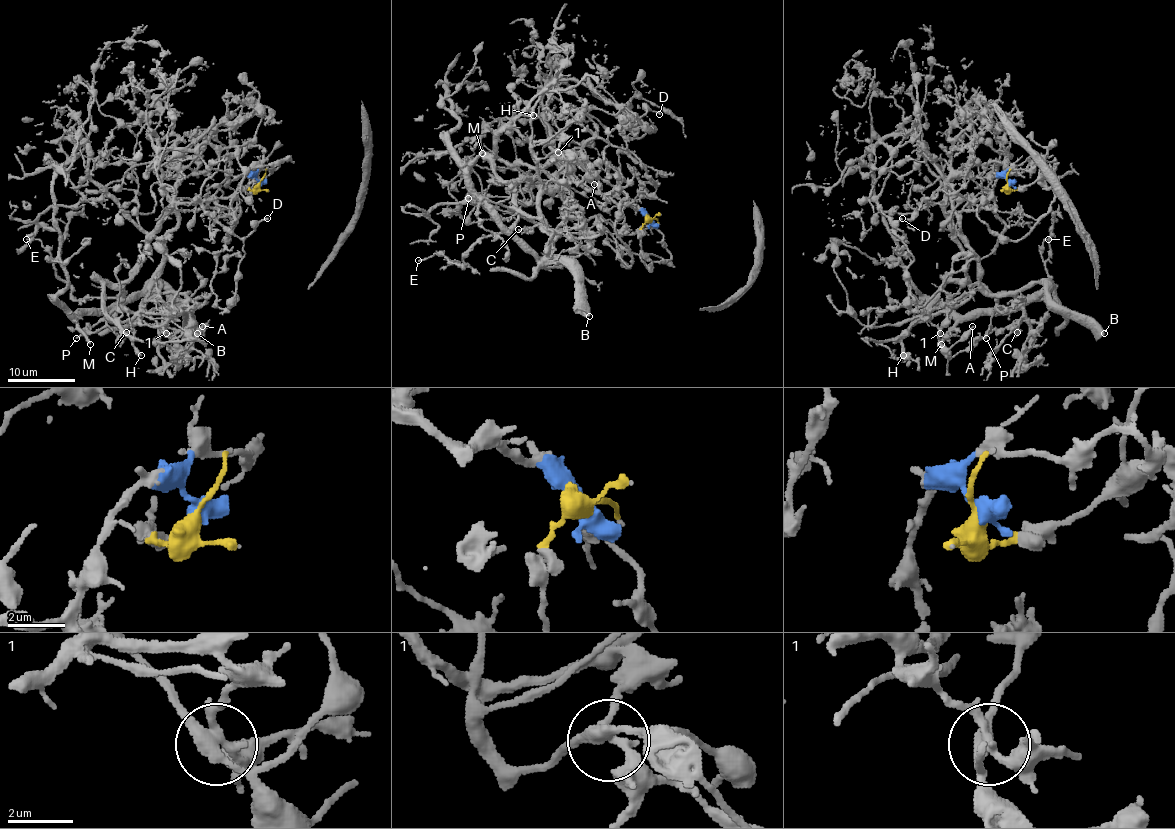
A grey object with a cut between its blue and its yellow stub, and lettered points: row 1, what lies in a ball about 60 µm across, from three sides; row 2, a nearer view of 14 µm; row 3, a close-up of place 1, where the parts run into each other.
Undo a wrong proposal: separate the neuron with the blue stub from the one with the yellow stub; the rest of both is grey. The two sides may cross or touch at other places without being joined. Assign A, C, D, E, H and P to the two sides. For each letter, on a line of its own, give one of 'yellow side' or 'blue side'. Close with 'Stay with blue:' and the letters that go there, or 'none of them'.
A: yellow side
C: blue side
D: yellow side
E: blue side
H: blue side
P: blue side
Stay with blue: C, E, H, P

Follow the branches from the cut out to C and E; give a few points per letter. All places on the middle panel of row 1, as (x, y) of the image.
C: (651, 220), (631, 205), (586, 192), (549, 163), (517, 185), (513, 207), (557, 234), (544, 225), (518, 229)
E: (651, 220), (549, 163), (515, 190), (517, 220), (485, 235), (461, 266), (443, 254), (418, 260)

